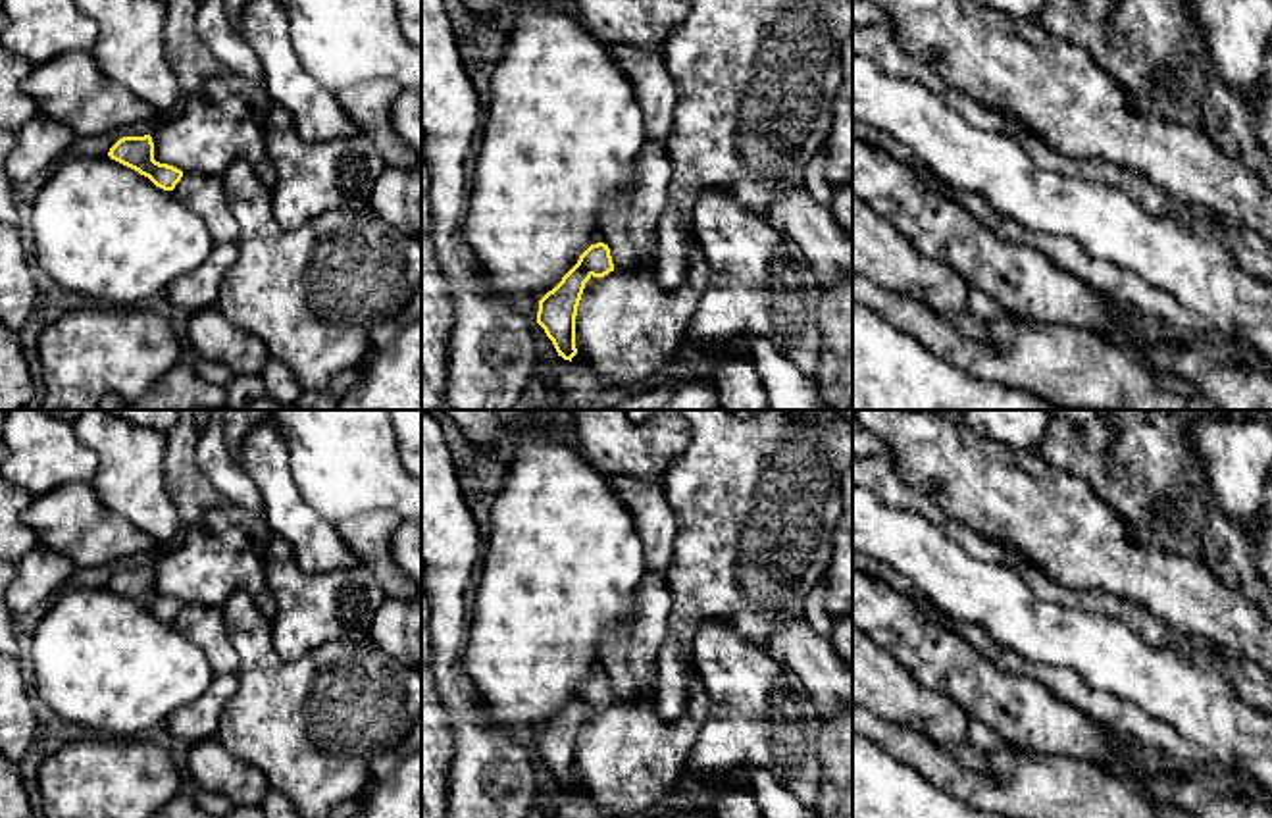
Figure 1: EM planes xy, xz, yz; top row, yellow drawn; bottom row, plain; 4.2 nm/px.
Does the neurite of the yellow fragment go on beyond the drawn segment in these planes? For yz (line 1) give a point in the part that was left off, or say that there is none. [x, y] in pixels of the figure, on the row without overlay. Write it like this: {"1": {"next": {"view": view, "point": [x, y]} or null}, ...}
{"1": {"next": null}}

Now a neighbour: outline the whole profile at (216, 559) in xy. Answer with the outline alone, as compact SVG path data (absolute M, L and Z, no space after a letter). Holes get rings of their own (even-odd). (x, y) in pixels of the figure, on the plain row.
M206 510L183 527L177 549L158 552L150 560L154 591L183 604L223 608L242 589L264 616L273 618L277 606L266 585L266 568L258 547L235 525L227 510Z

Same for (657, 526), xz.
M614 475L608 483L635 518L637 535L643 541L647 572L666 577L679 525L660 481Z

